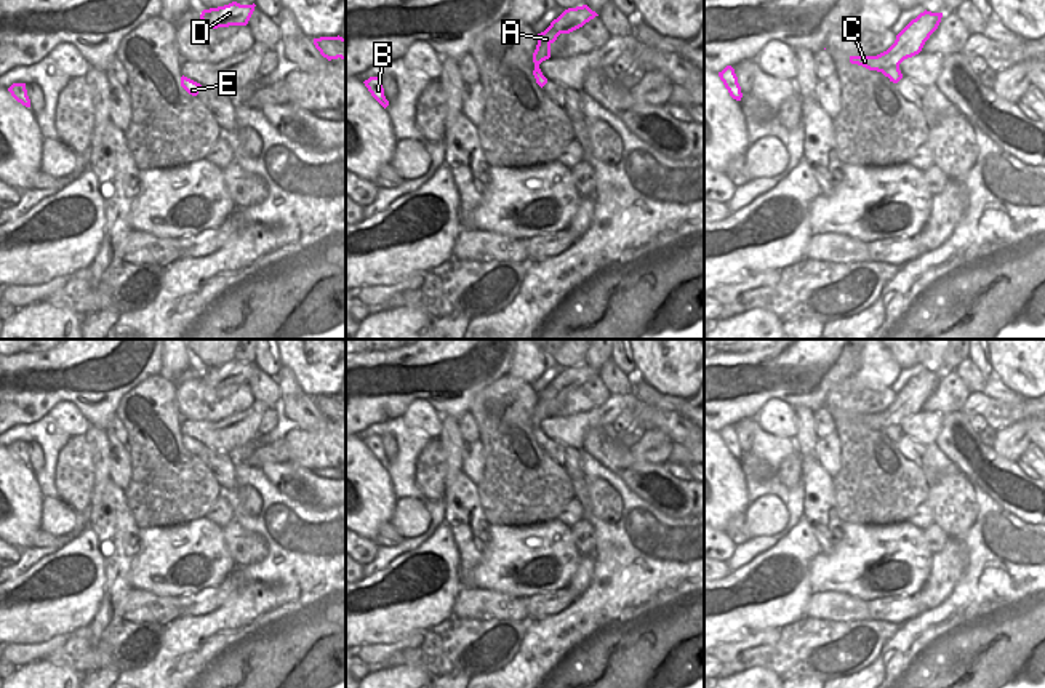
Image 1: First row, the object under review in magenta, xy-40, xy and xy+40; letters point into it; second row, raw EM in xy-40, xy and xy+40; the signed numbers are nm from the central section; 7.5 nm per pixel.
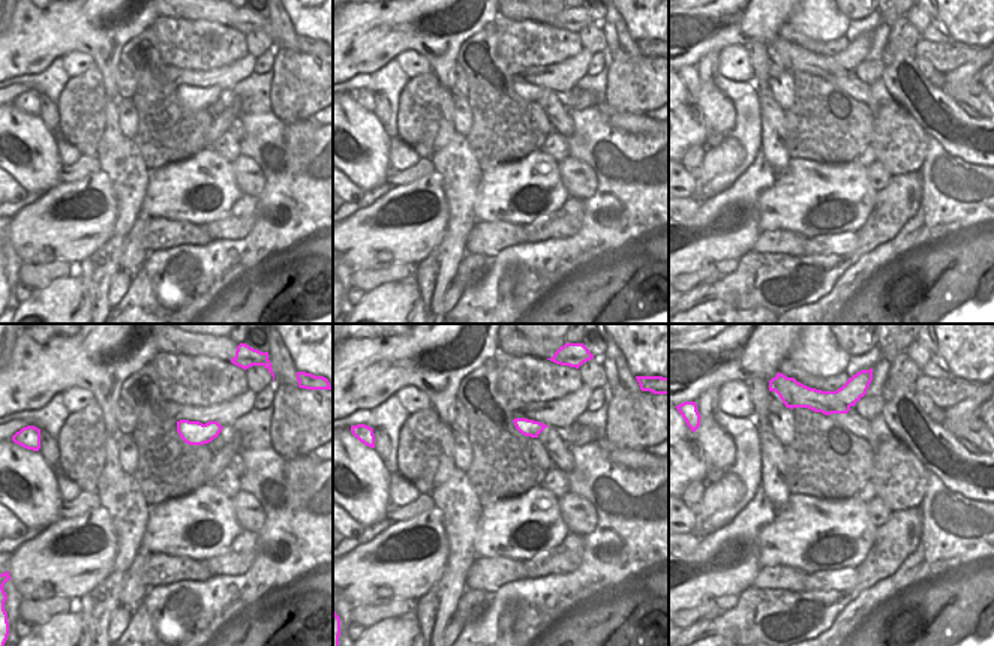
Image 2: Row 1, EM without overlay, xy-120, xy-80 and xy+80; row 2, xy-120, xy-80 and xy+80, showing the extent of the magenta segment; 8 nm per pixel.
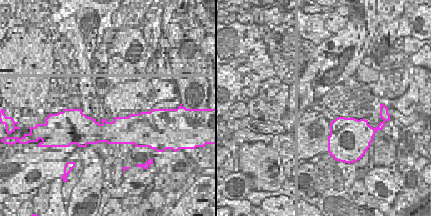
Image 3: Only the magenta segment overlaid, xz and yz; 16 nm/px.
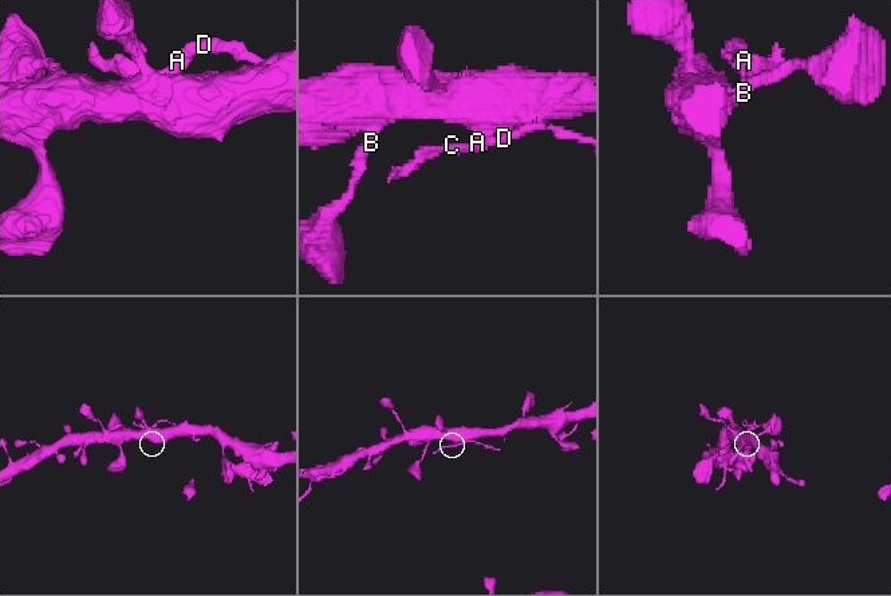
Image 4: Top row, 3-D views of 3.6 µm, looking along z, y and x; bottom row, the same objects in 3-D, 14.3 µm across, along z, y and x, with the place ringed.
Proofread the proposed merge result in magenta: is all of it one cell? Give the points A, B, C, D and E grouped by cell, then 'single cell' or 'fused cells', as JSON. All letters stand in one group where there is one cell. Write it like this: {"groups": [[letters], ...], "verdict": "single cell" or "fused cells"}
{"groups": [["A", "C", "D"], ["B", "E"]], "verdict": "fused cells"}

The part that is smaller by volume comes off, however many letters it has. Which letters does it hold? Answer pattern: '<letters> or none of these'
A, C, D

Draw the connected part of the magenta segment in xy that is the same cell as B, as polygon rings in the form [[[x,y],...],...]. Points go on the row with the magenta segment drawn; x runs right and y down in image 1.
[[[370,77],[363,82],[371,96],[386,109],[389,101],[384,96],[384,88],[379,77]]]

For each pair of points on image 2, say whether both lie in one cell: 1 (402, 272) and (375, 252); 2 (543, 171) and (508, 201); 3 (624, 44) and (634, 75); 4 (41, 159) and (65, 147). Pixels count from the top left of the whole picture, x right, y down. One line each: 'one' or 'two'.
1: two
2: one
3: two
4: two

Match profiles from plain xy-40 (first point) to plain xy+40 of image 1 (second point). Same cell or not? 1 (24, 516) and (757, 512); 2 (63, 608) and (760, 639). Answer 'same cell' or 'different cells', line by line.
1: different cells
2: different cells

